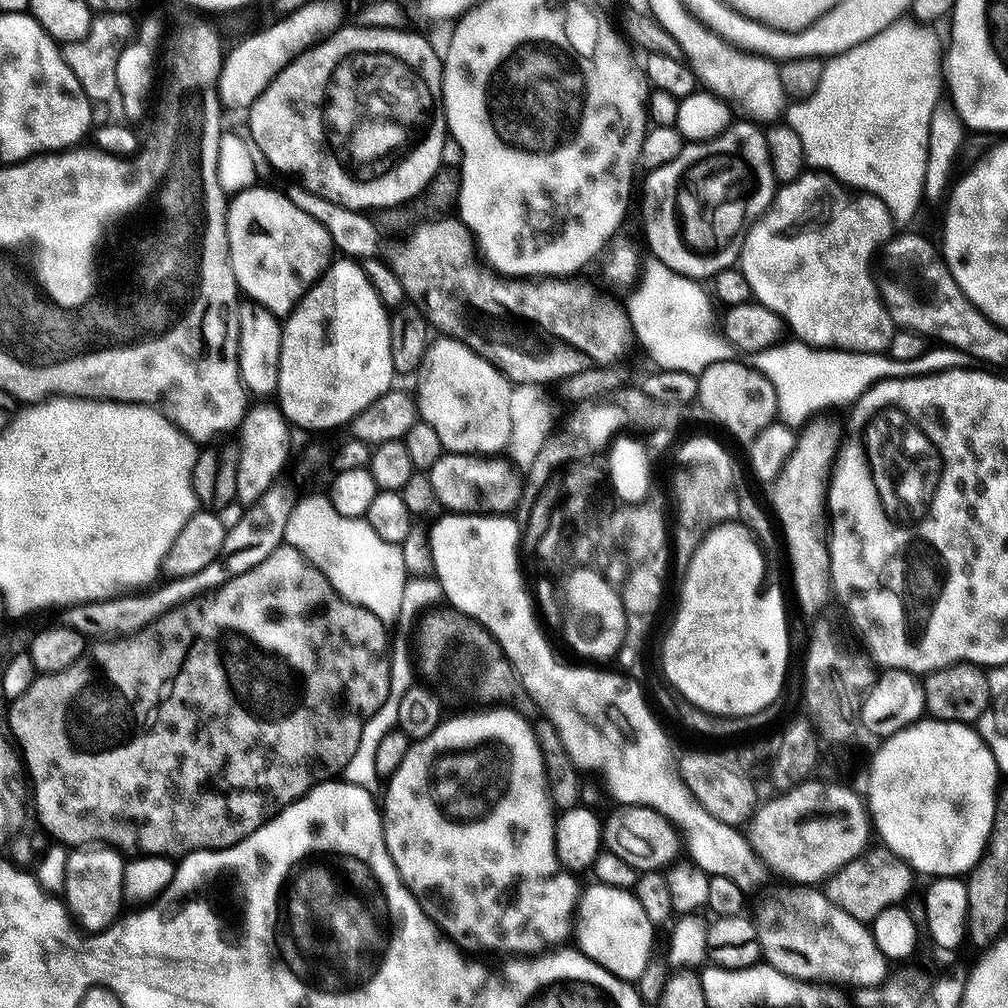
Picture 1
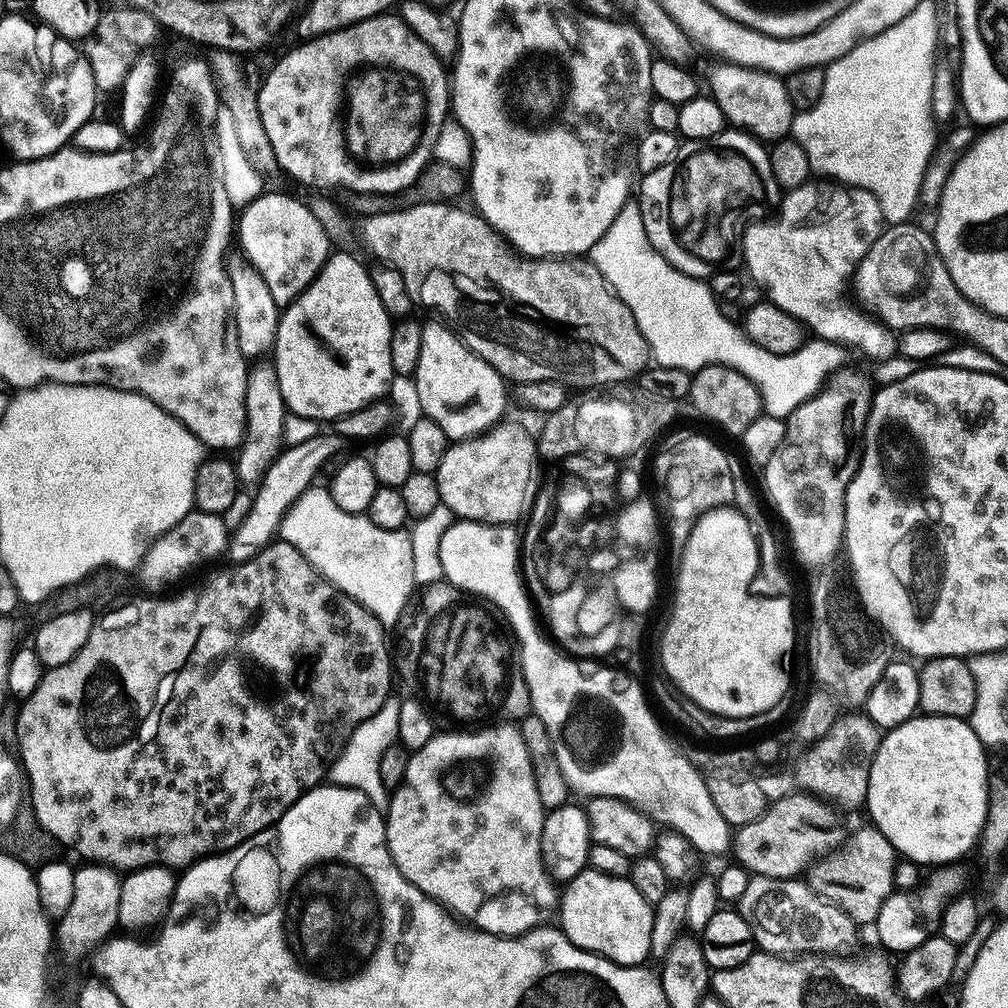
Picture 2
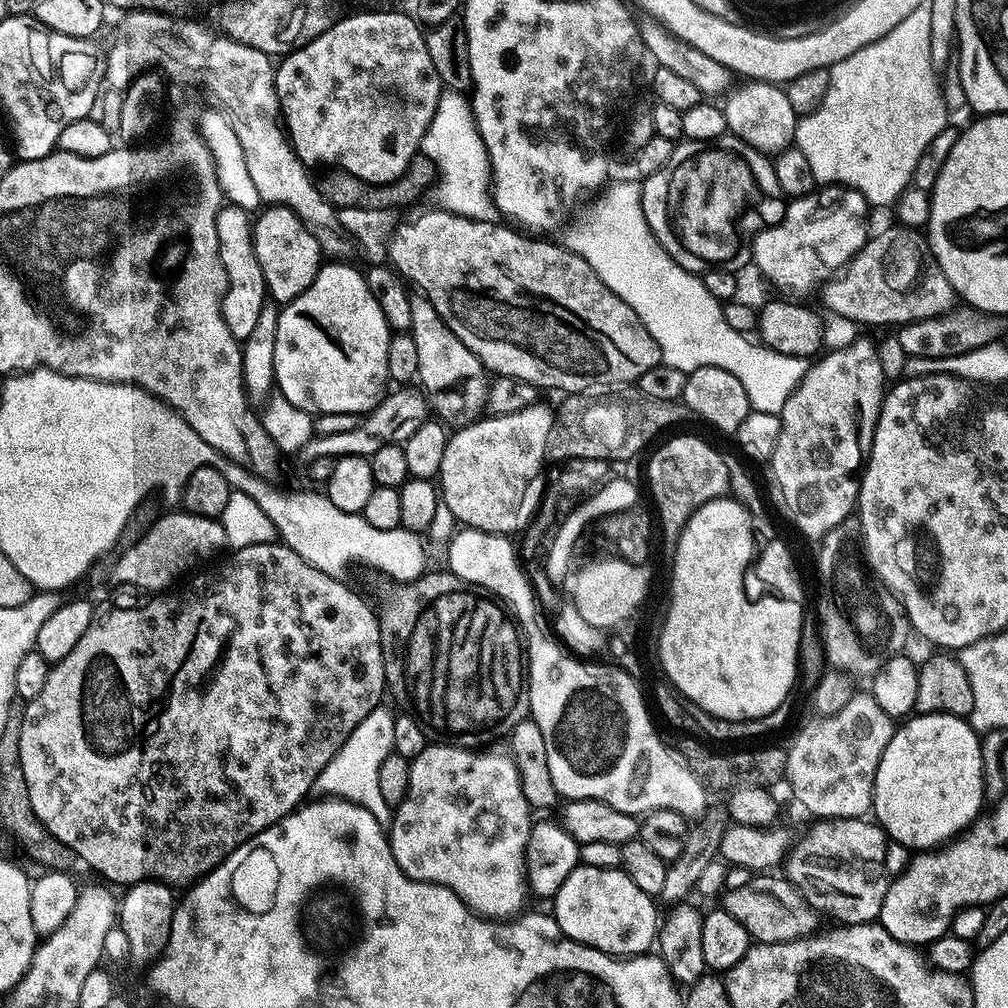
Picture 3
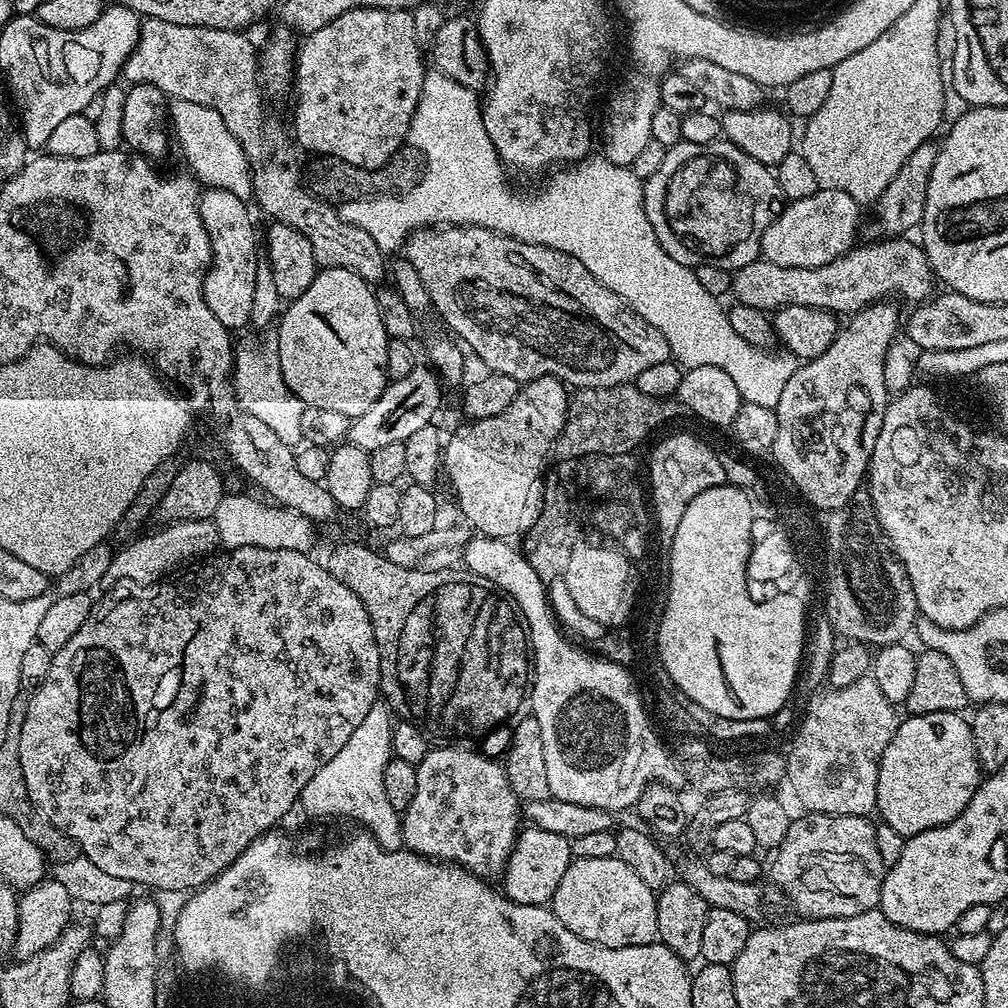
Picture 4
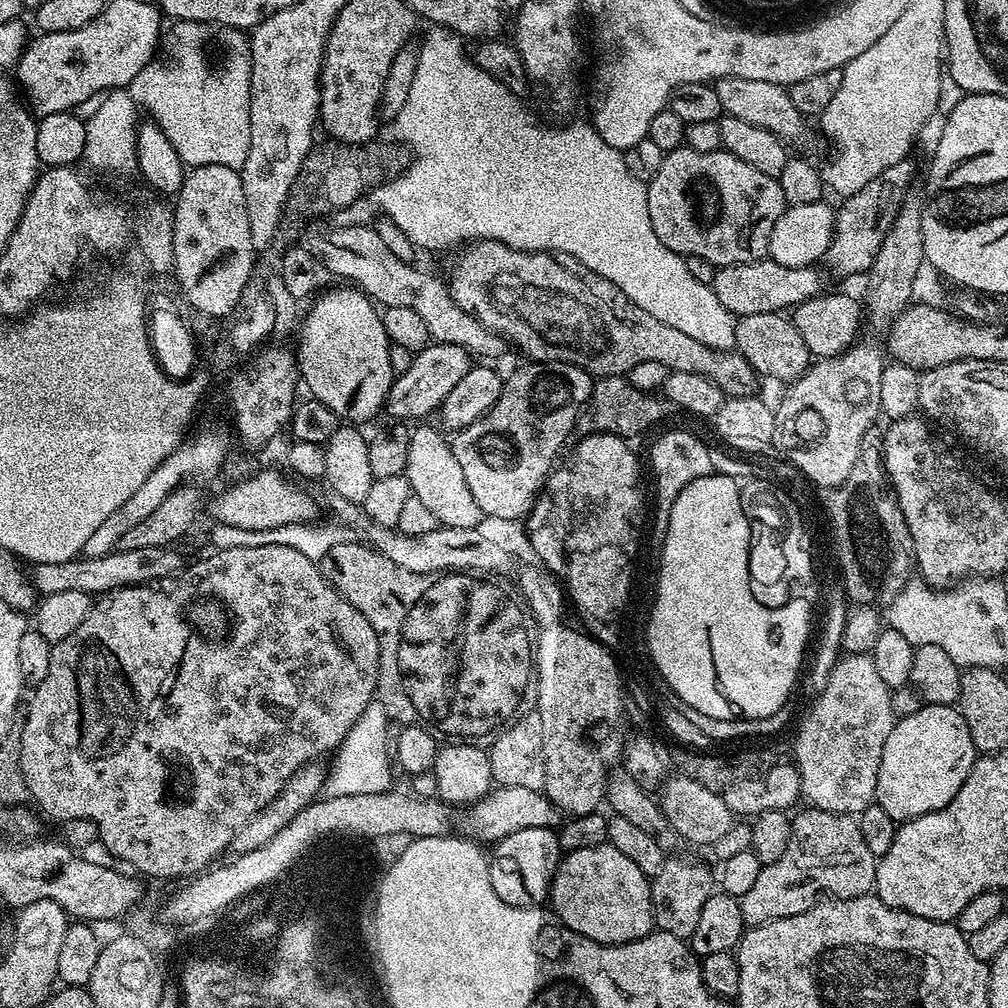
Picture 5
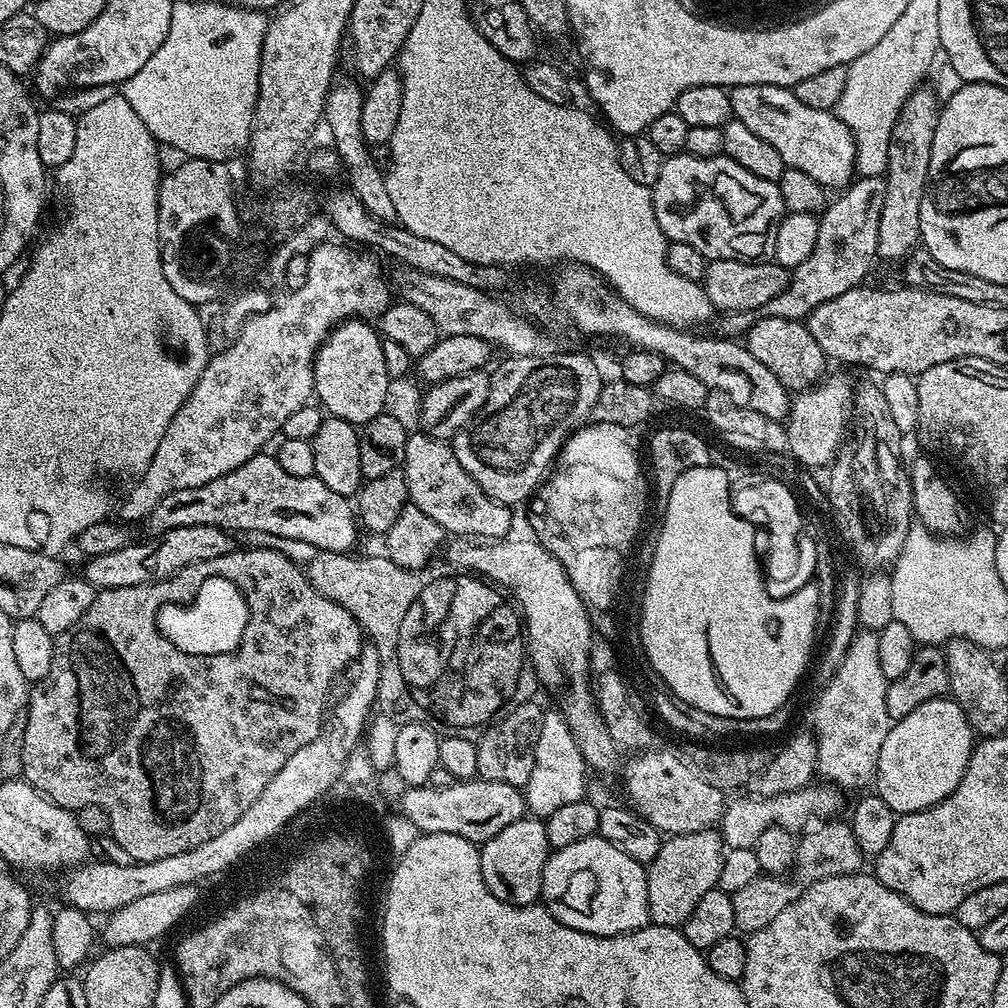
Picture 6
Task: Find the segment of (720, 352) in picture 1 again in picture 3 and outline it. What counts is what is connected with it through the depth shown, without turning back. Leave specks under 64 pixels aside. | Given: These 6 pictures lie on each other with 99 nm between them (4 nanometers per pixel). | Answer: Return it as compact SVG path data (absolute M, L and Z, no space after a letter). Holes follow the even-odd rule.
M635 179L632 180L626 181L625 184L614 185L615 183L613 183L611 187L599 197L599 199L601 198L600 205L593 210L592 217L581 226L580 232L574 233L569 240L566 240L567 247L571 248L573 252L578 253L582 258L586 258L586 262L590 262L594 274L598 274L598 278L602 278L602 282L606 282L606 286L610 286L610 290L614 290L614 294L618 294L618 298L622 298L622 302L626 302L626 306L630 306L630 310L634 310L634 314L638 314L642 326L646 326L646 330L650 330L650 338L654 338L654 342L658 342L658 350L660 351L660 358L663 363L669 364L670 366L678 366L678 370L687 373L698 370L702 366L716 366L716 344L720 344L720 340L716 340L716 328L720 328L720 324L724 324L724 328L728 328L728 332L732 332L732 336L737 336L740 332L734 330L734 328L726 322L726 319L723 317L721 301L716 300L714 294L710 294L710 290L706 290L703 279L701 279L697 273L687 272L681 264L674 262L674 258L670 258L670 254L666 254L666 250L658 242L658 238L654 238L654 234L646 222L646 214L642 210L641 185L637 183ZM635 182L637 184L635 184ZM704 336L712 336L712 340L704 340ZM704 352L712 352L712 360L708 360L708 356L704 356ZM696 356L704 356L704 360L696 360Z

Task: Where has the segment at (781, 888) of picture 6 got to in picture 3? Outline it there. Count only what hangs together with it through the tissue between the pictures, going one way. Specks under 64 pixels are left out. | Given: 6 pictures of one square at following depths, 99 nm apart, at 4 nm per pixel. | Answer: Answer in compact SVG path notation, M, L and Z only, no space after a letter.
M868 818L861 819L821 819L814 823L808 836L795 843L786 858L786 879L808 899L808 904L821 914L830 915L841 925L871 924L882 910L882 898L890 877L886 874L886 846L889 837L879 824Z

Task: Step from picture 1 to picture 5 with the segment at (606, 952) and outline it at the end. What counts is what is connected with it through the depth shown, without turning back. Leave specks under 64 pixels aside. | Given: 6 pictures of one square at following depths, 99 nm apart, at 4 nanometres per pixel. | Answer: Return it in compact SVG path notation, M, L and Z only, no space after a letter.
M607 842L567 853L556 867L550 908L560 923L599 944L625 944L653 931L650 878Z

